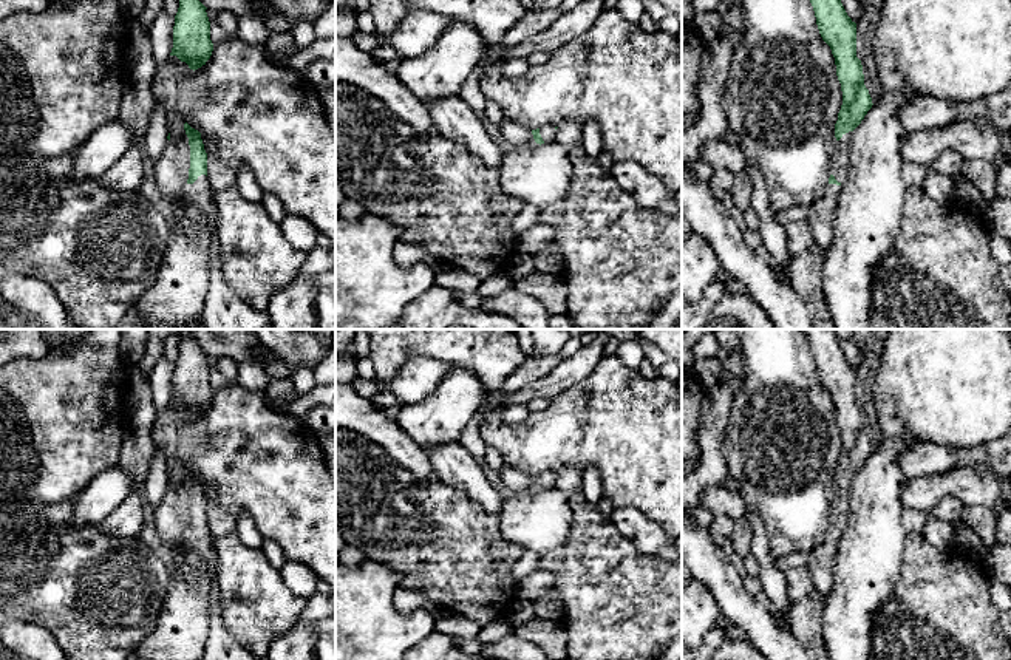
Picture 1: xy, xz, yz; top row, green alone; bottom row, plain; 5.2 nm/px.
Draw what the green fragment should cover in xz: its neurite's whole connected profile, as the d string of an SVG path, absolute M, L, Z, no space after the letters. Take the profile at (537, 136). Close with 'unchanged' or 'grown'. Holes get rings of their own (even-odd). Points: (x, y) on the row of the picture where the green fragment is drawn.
M504 119L499 124L499 130L504 134L506 141L515 145L536 145L547 144L555 141L555 127L546 125L536 130L523 127L521 124Z | grown

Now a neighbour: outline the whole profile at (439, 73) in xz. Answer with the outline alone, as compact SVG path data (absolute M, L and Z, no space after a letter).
M448 20L436 45L414 59L402 59L394 74L425 104L459 97L485 46L476 28Z

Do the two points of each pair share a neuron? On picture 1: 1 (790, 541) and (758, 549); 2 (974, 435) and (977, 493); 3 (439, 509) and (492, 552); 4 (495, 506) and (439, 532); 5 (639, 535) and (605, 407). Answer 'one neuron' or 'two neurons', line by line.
1: two neurons
2: two neurons
3: one neuron
4: two neurons
5: two neurons

